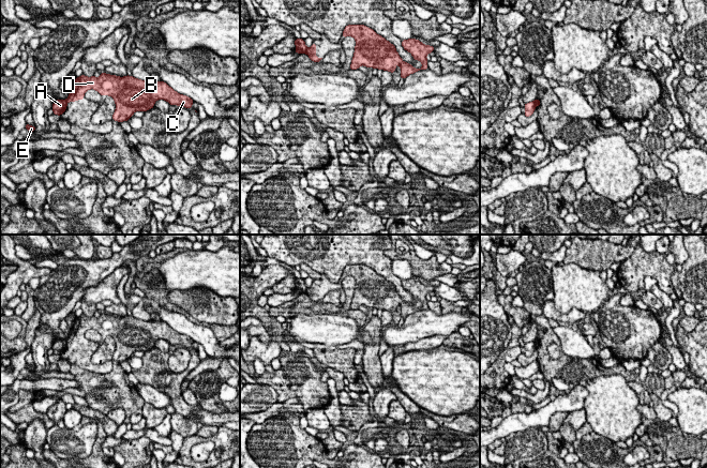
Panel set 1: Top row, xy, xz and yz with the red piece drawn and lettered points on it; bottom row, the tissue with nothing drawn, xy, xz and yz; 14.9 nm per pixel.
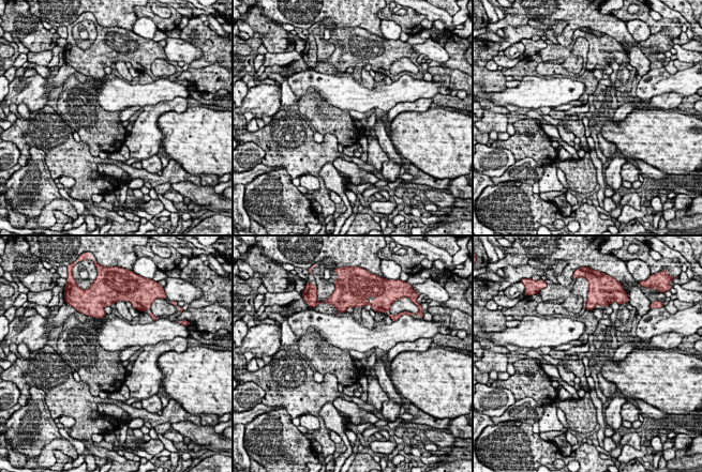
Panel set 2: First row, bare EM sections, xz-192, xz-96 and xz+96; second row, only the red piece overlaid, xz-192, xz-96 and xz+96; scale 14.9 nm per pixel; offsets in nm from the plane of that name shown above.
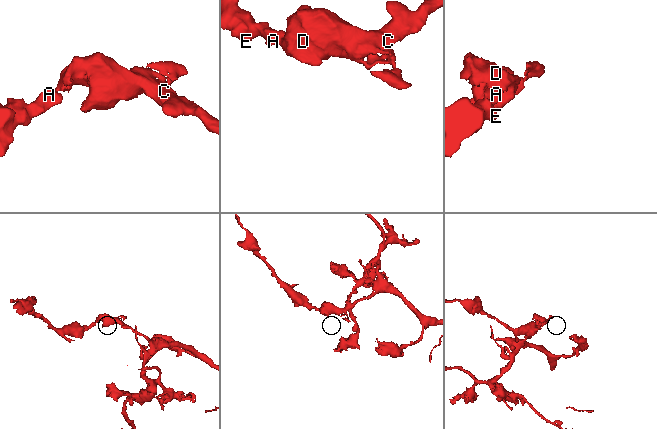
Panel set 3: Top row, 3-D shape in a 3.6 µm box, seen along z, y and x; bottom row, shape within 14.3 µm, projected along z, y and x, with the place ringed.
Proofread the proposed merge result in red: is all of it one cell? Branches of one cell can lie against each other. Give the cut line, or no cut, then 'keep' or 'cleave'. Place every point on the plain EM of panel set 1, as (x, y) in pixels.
cut xy (65, 340), (66, 344); cleave

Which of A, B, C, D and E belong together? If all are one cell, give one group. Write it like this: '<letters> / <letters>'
A E / B C D

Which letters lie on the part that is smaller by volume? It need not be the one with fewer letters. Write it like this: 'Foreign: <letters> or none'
Foreign: A, E

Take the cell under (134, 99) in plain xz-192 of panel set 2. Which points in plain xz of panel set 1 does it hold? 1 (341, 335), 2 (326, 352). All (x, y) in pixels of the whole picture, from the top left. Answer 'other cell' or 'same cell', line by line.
1: same cell
2: other cell

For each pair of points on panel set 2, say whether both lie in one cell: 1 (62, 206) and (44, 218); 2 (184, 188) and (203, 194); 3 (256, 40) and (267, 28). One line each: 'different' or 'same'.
1: same
2: same
3: different

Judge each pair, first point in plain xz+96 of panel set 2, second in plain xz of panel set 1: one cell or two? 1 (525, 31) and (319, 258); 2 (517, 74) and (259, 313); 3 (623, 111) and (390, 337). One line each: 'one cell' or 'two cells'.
1: two cells
2: two cells
3: two cells

